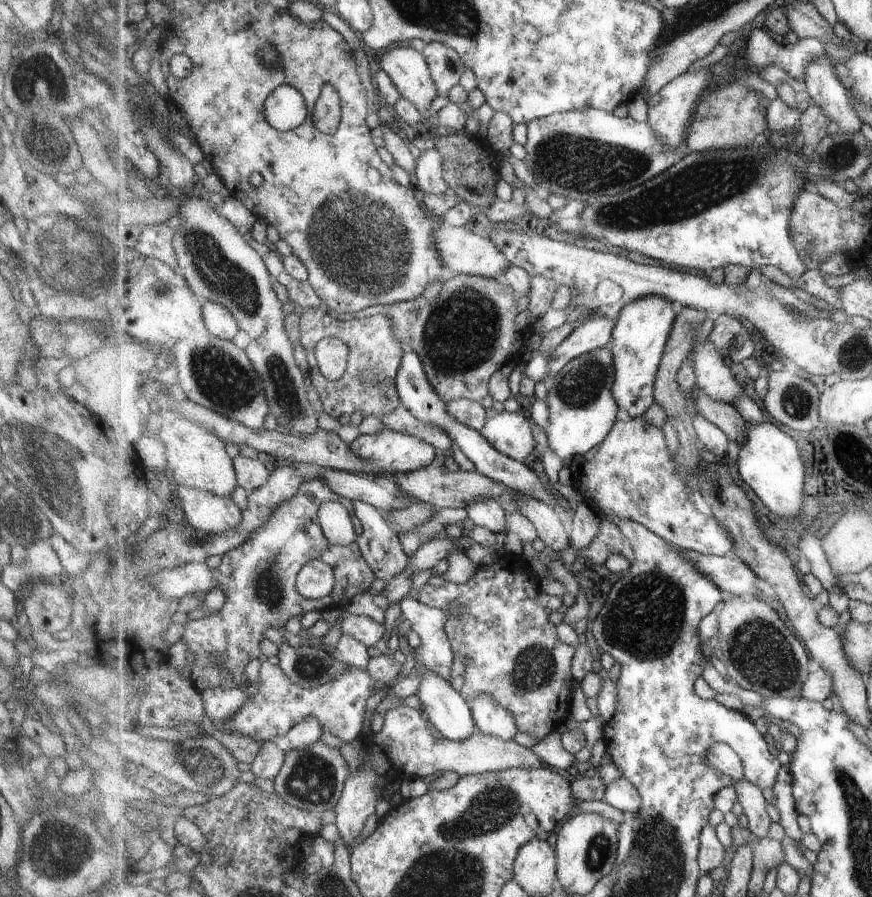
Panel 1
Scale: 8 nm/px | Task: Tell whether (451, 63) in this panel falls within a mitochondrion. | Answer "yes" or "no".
yes

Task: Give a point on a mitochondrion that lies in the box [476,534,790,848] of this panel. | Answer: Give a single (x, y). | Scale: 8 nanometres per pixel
(645, 618)

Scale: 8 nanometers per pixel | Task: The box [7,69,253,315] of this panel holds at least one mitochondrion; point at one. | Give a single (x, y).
(76, 257)

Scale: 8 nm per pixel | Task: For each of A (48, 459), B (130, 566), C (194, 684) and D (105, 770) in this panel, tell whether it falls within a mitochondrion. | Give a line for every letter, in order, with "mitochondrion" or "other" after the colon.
A: mitochondrion
B: mitochondrion
C: other
D: other

